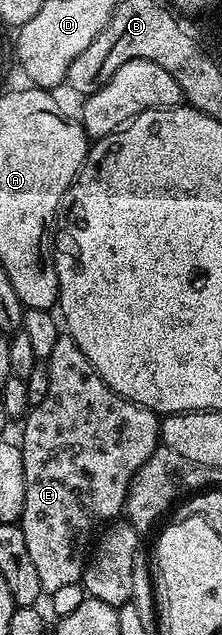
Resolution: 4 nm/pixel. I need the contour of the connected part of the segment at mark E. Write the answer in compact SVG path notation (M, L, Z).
M61 334L58 342L54 342L54 351L51 352L46 363L50 370L50 391L46 394L46 398L42 398L42 402L31 405L30 411L23 417L24 437L19 437L18 440L22 454L22 466L26 474L26 502L22 506L22 514L18 523L22 534L26 534L26 547L30 549L30 559L33 560L34 567L38 570L41 593L50 594L54 590L59 590L61 586L81 583L86 557L90 552L88 535L96 527L99 529L105 522L115 521L119 517L116 515L124 512L124 504L128 501L128 488L132 484L134 474L144 465L146 458L150 458L150 454L154 454L154 450L160 444L161 417L150 411L149 408L140 408L134 402L122 398L114 390L110 390L110 386L106 386L106 382L102 382L98 370L94 370L94 366L90 366L86 354L82 354L82 350L78 350L78 342L74 342L72 336Z

